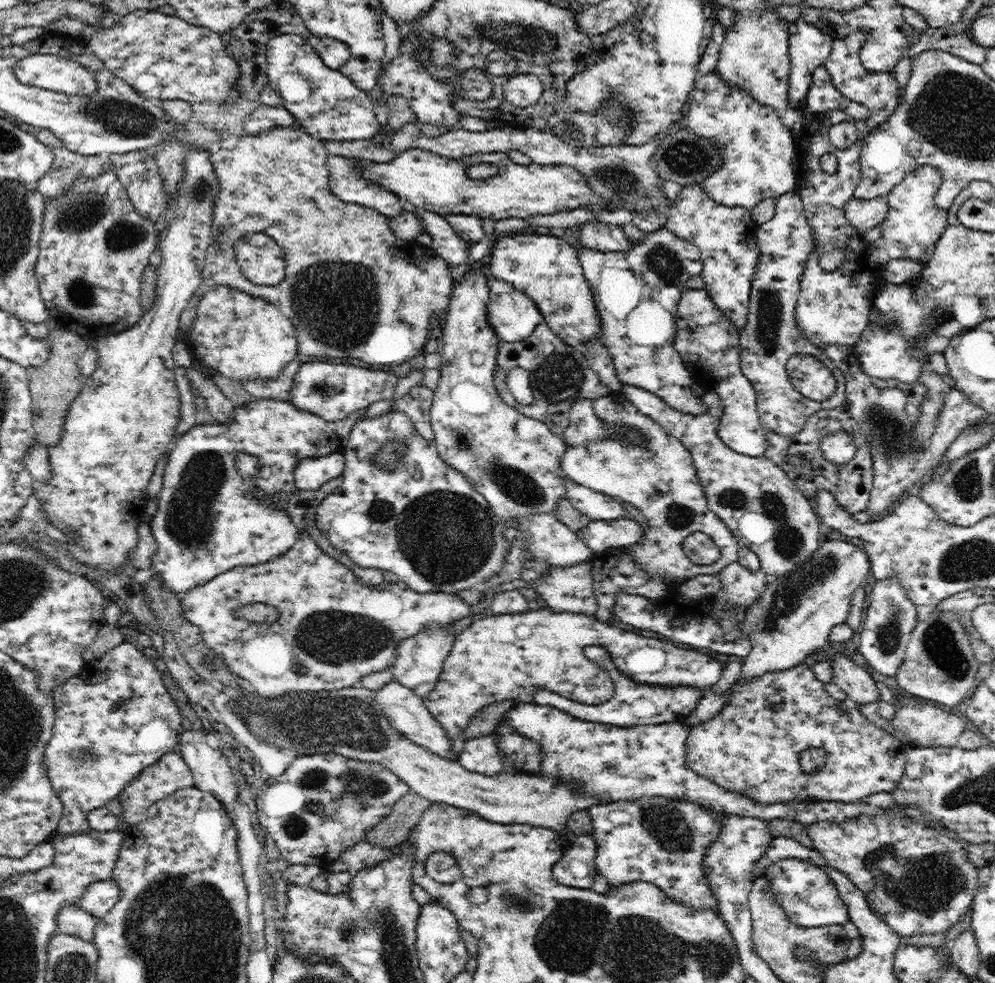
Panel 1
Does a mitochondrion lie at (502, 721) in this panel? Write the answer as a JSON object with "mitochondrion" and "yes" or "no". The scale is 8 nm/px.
{"mitochondrion":"no"}

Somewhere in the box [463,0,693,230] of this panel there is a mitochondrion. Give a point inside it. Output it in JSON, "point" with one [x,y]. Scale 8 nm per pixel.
{"point":[531,38]}

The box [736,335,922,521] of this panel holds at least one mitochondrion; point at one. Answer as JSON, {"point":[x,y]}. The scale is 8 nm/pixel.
{"point":[889,434]}

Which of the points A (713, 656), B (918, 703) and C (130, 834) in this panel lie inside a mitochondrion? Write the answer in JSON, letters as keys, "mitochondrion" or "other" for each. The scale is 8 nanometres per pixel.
{"A":"other","B":"other","C":"other"}

